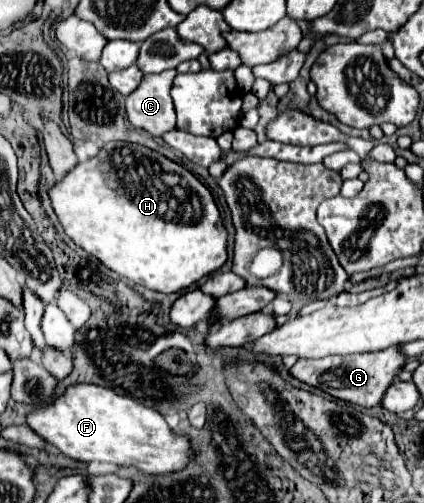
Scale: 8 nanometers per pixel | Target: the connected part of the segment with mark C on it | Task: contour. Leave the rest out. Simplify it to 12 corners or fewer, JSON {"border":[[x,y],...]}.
{"border":[[177,71],[143,75],[127,121],[153,137],[175,129]]}

